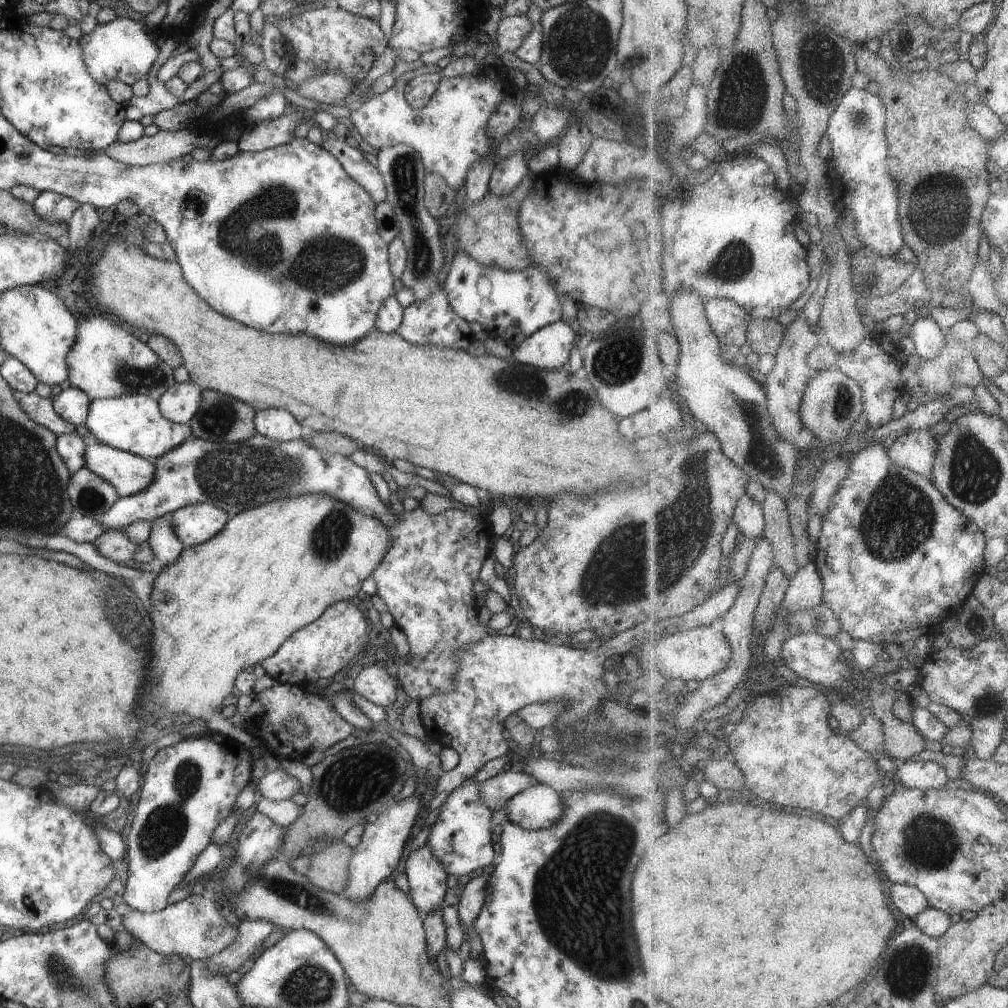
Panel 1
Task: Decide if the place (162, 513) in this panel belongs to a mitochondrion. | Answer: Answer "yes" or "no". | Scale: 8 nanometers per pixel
no

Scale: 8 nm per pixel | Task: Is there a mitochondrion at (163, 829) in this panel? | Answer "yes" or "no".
yes

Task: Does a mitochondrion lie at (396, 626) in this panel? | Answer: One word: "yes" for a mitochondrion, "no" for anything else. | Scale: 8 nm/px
no

